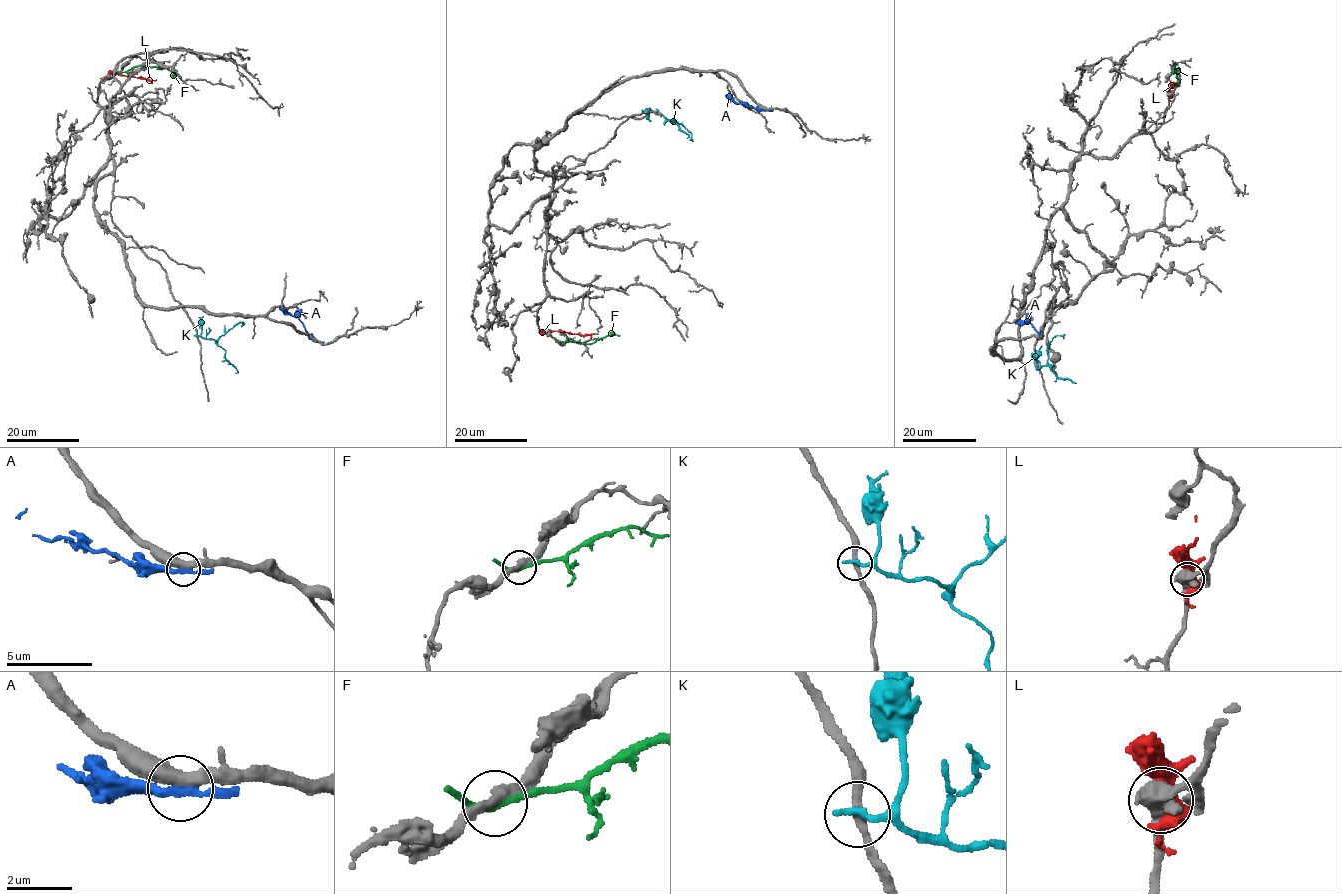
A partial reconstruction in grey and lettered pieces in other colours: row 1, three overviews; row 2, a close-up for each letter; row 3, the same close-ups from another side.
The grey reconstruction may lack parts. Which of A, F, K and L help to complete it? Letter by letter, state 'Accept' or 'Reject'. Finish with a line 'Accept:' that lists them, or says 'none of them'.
A: Reject
F: Reject
K: Reject
L: Reject
Accept: none of them

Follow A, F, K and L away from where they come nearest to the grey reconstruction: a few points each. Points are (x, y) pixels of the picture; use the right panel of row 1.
A: (1041, 336), (1029, 322), (1021, 324), (1016, 321)
F: (1176, 86), (1177, 70), (1180, 68), (1172, 68), (1176, 71)
K: (1037, 369), (1047, 365), (1060, 378), (1076, 383)
L: (1169, 95), (1168, 88), (1174, 81)

